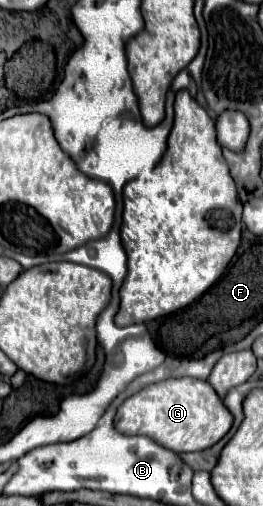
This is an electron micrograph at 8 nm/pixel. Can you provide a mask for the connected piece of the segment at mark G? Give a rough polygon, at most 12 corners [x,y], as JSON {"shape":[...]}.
{"shape":[[194,377],[144,387],[114,419],[176,453],[212,447],[234,417]]}

